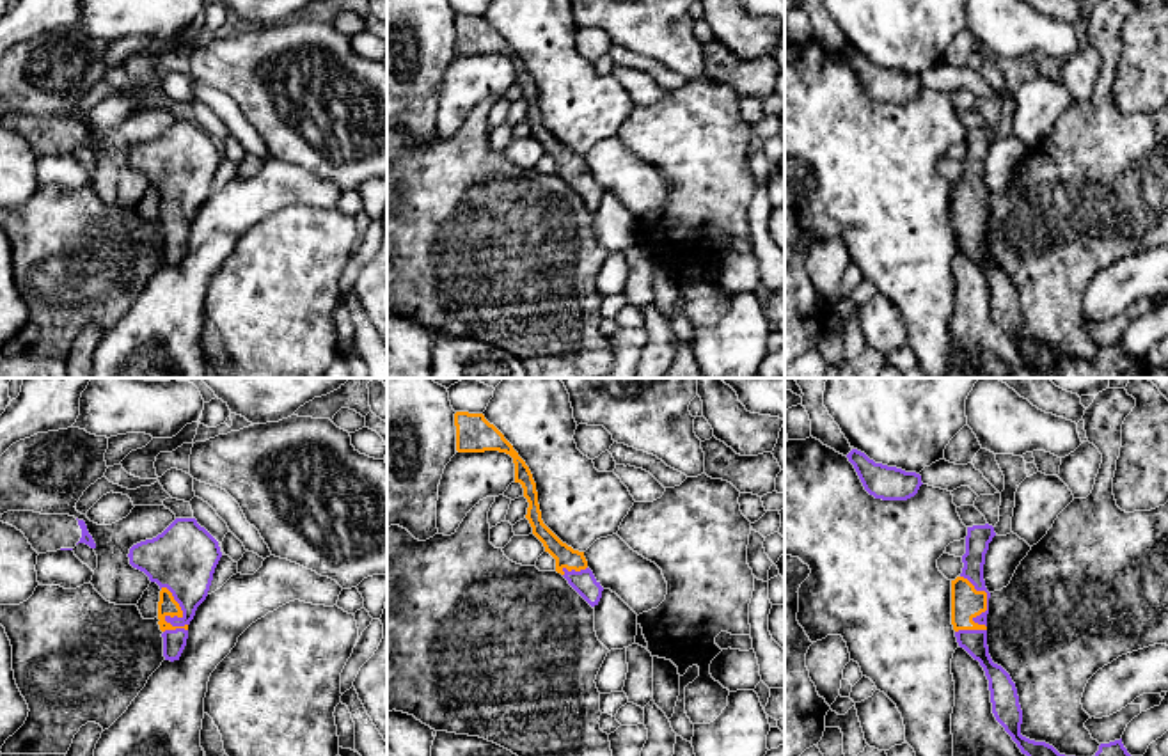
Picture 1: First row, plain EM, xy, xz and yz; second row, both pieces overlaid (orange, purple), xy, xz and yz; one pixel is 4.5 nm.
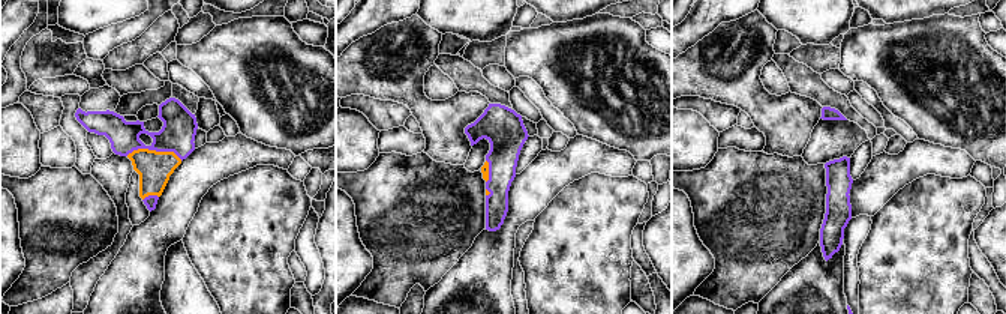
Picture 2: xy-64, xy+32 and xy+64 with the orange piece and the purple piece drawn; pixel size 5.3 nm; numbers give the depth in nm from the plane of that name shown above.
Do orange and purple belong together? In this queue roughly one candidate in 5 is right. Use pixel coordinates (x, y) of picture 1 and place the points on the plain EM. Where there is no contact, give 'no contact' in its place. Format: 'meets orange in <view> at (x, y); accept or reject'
meets orange in yz at (986, 206); accept

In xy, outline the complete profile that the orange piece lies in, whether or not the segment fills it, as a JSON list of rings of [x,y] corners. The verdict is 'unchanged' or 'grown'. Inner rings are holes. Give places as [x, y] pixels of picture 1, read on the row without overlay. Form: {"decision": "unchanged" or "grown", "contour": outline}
{"decision": "grown", "contour": [[[176,121],[162,137],[130,151],[130,167],[160,188],[158,227],[165,263],[179,263],[188,227],[206,202],[222,160],[218,144],[195,121]]]}

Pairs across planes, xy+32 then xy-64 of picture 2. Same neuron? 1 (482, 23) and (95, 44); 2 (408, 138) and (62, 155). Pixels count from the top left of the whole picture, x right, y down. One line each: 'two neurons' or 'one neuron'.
1: two neurons
2: one neuron

